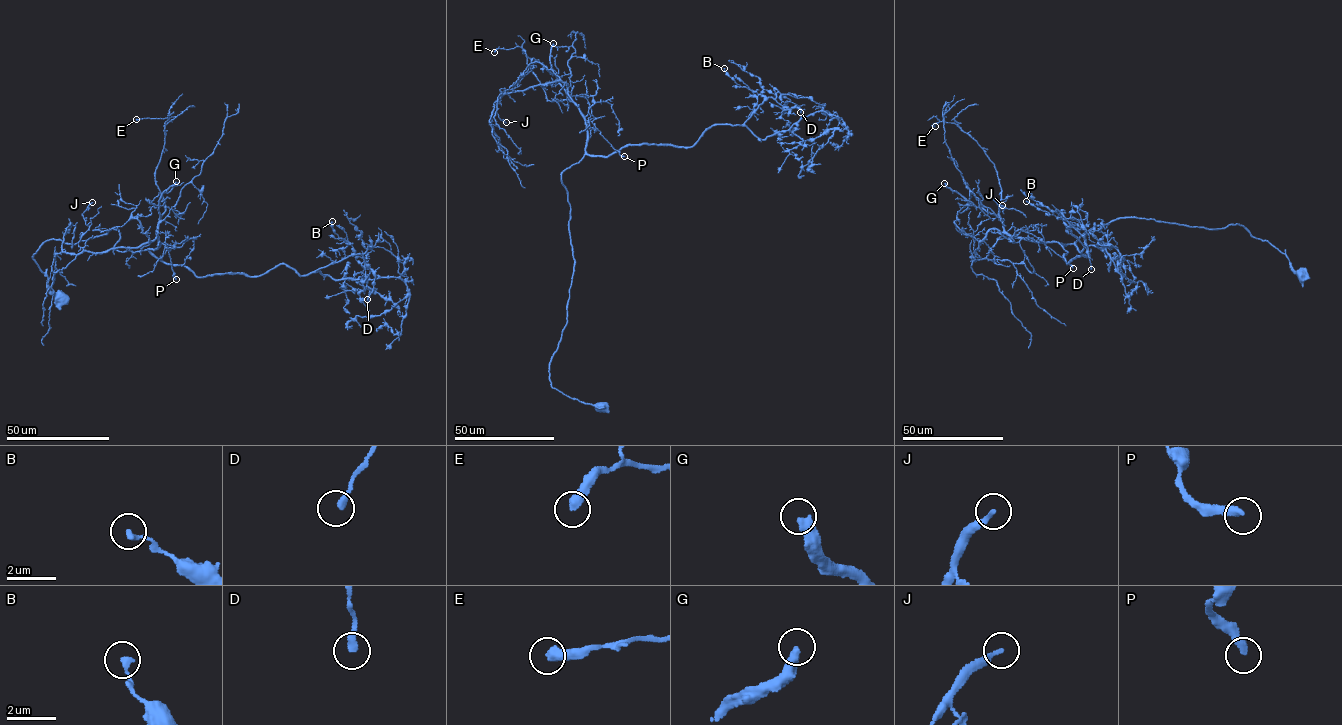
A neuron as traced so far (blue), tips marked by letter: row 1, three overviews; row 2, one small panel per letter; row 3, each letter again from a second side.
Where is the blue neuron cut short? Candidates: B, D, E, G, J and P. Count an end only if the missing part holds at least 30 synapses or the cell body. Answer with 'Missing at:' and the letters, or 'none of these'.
Missing at: G

